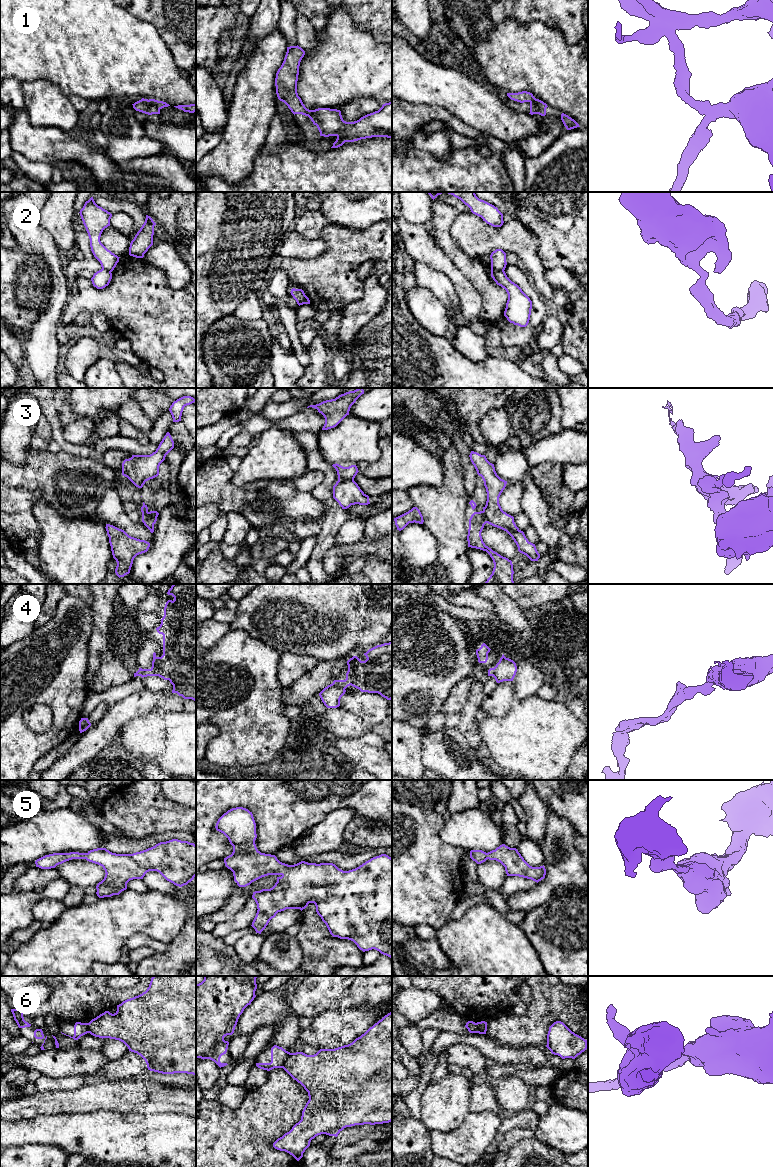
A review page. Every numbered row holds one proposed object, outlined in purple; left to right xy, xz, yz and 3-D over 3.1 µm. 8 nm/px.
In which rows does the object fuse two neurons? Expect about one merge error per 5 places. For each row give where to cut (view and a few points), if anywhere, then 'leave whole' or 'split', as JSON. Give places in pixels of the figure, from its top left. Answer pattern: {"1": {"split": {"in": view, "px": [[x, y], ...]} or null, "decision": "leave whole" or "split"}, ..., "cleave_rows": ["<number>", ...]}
{"1": {"split": {"in": "xy", "px": [[148, 100], [159, 109]]}, "decision": "split"}, "2": {"split": {"in": "yz", "px": [[491, 268], [503, 271]]}, "decision": "split"}, "3": {"split": {"in": "xz", "px": [[353, 478], [338, 480]]}, "decision": "split"}, "4": {"split": {"in": "xz", "px": [[333, 682], [344, 689]]}, "decision": "split"}, "5": {"split": null, "decision": "leave whole"}, "6": {"split": {"in": "xz", "px": [[290, 1053], [281, 1067]]}, "decision": "split"}, "cleave_rows": ["1", "2", "3", "4", "6"]}

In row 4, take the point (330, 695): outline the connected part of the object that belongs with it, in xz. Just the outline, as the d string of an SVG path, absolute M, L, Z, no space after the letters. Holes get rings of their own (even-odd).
M332 683L325 687L319 696L327 708L337 708L340 706L340 699L345 694L346 690Z

